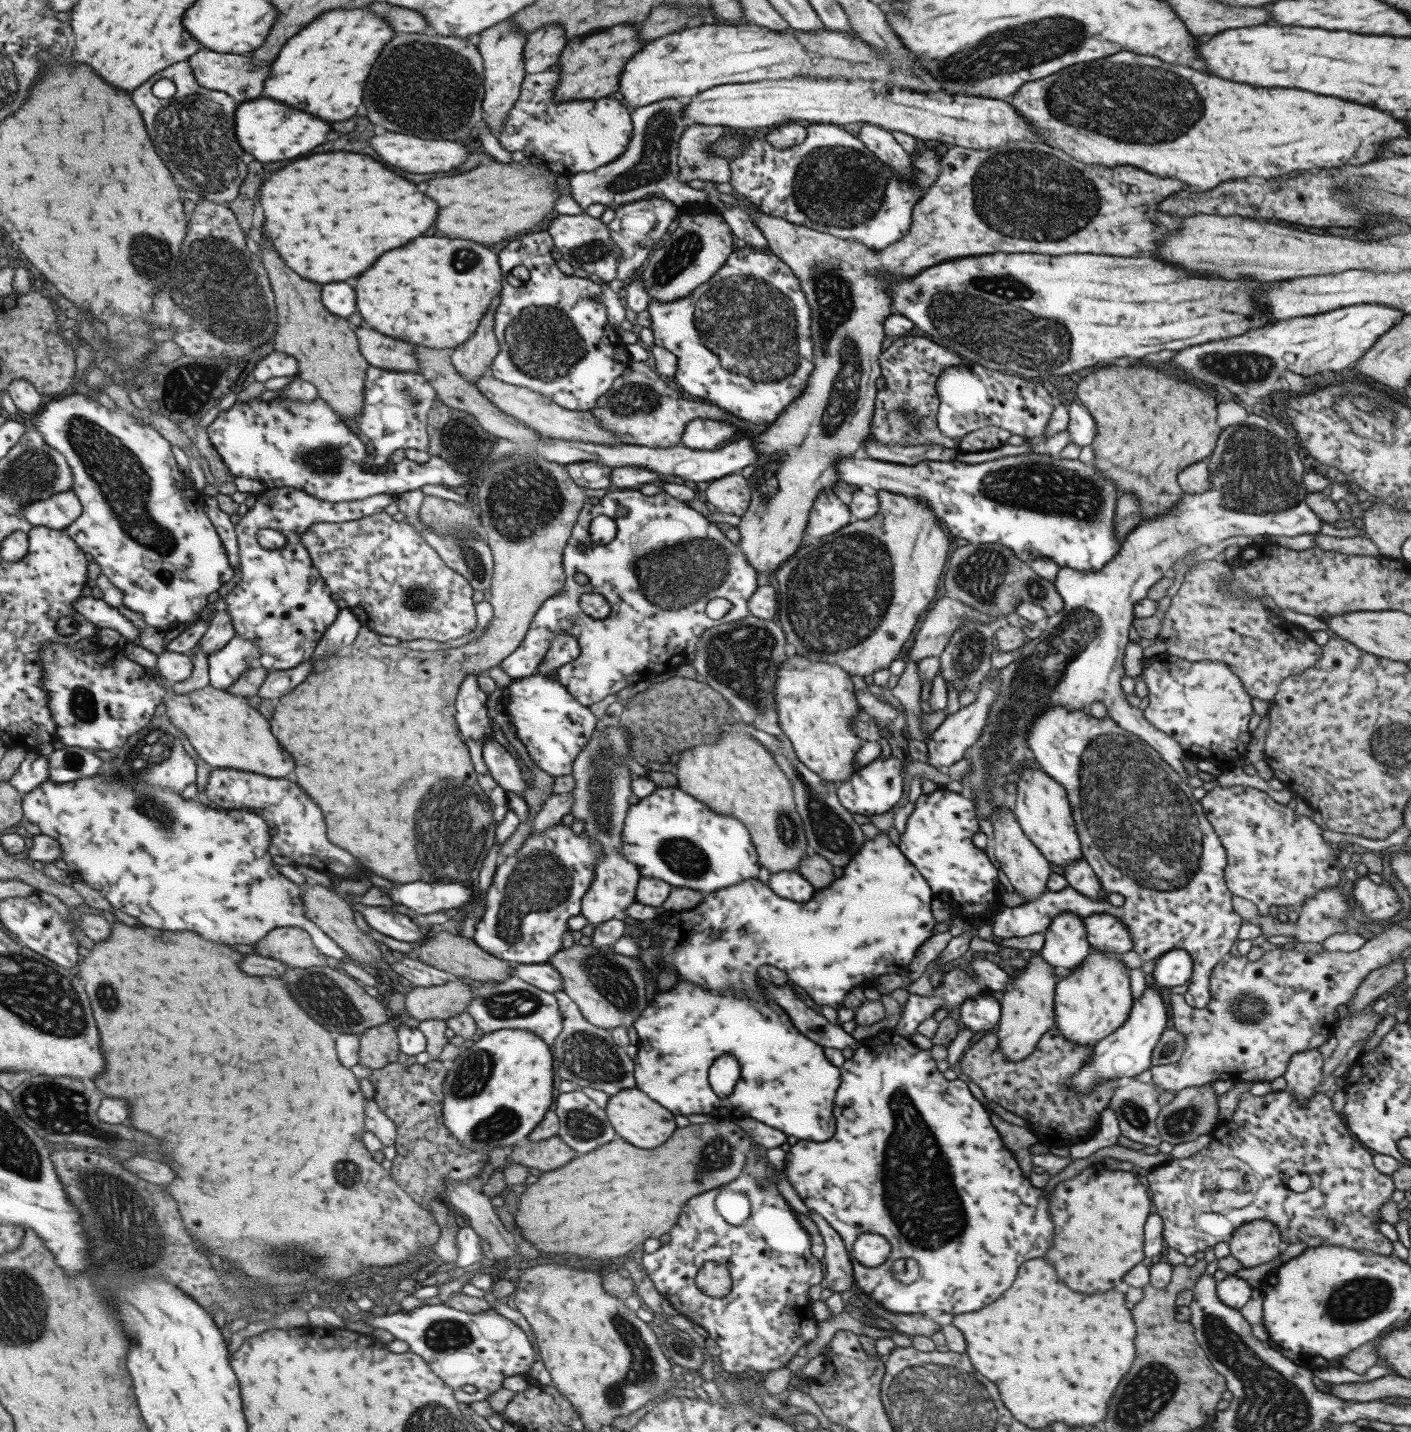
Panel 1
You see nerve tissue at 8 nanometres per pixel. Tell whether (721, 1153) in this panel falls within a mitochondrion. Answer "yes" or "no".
yes

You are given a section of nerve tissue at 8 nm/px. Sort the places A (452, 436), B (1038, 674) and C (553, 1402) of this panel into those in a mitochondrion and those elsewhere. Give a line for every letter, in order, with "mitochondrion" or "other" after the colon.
A: mitochondrion
B: mitochondrion
C: other

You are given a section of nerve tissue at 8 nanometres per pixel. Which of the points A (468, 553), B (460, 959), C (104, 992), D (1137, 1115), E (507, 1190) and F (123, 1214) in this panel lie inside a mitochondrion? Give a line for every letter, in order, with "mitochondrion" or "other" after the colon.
A: mitochondrion
B: other
C: mitochondrion
D: mitochondrion
E: other
F: mitochondrion

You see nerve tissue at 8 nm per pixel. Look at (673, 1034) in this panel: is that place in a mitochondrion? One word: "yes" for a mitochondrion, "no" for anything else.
no

